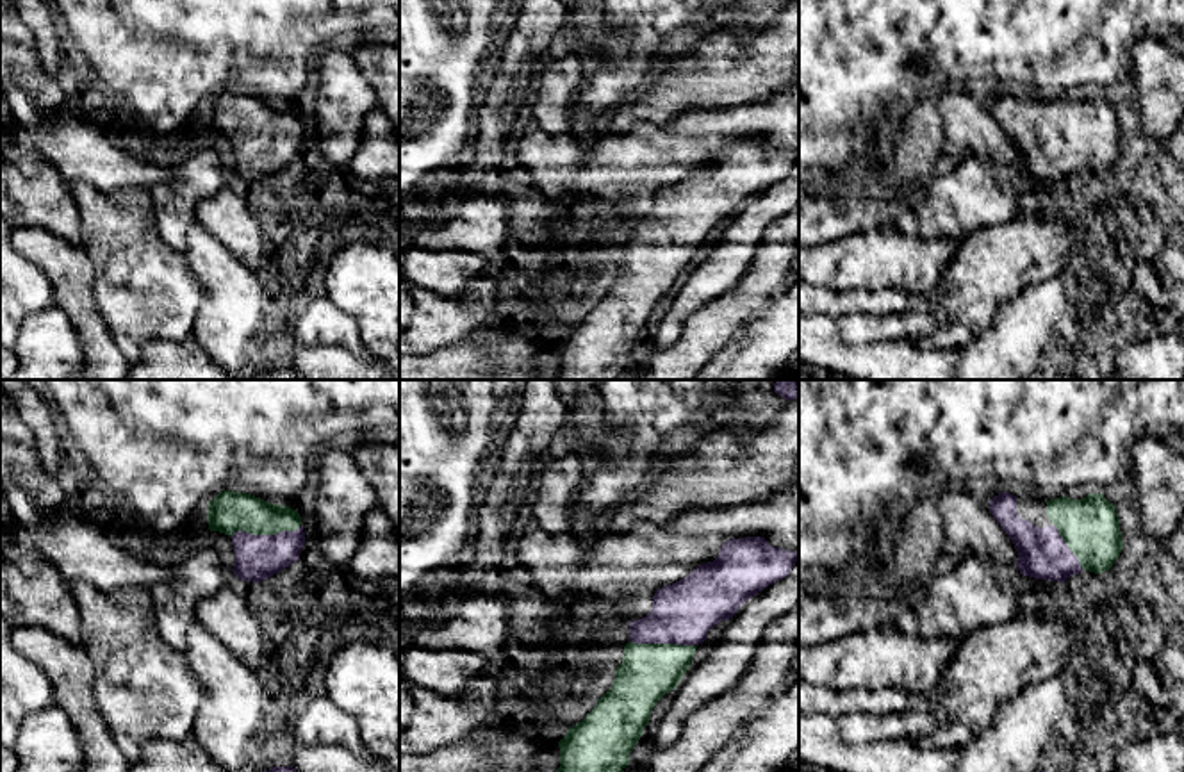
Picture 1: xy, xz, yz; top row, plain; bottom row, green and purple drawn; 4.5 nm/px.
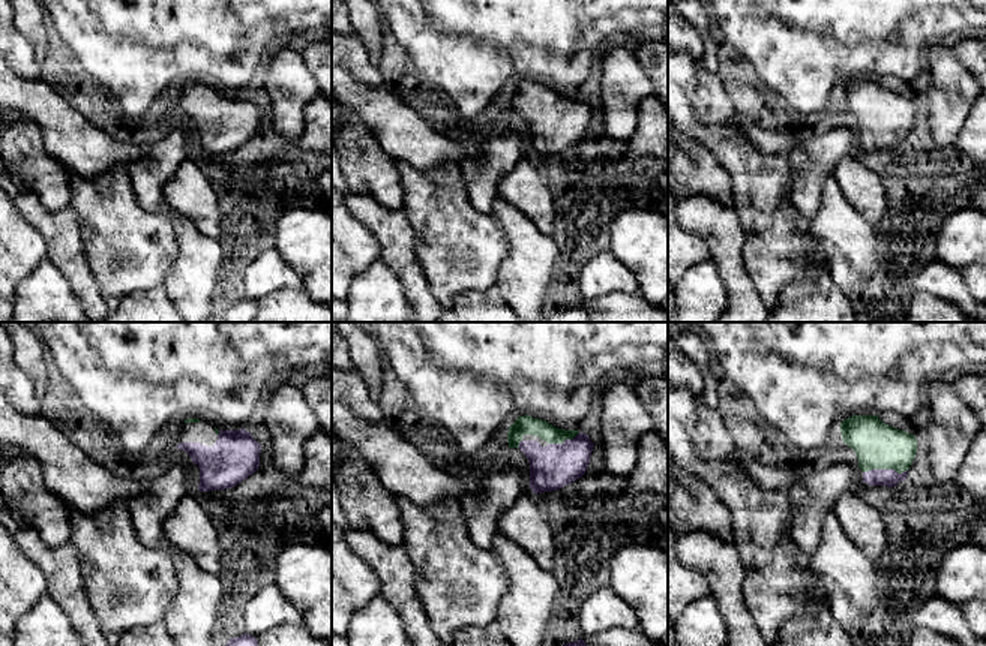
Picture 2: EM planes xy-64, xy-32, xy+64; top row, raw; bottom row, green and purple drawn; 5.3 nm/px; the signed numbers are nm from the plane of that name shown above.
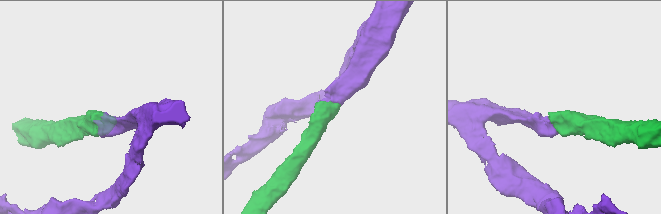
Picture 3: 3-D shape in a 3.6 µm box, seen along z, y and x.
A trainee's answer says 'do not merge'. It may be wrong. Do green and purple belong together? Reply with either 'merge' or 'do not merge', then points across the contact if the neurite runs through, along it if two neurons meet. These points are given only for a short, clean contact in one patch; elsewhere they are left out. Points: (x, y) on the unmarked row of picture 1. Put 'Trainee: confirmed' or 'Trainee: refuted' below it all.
merge; way xy (229, 113), (245, 118), (264, 134), (264, 145), (257, 157)
Trainee: refuted

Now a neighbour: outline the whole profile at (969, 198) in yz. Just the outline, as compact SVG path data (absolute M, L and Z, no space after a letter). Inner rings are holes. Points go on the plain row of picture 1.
M965 155L943 177L920 184L920 203L909 209L893 228L918 237L947 237L963 241L970 234L1007 221L1016 212L1009 189L1002 187L993 166L974 155Z

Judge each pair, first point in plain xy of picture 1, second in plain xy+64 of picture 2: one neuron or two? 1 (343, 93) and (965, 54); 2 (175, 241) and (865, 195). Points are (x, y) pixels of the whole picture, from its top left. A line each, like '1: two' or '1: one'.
1: two
2: two

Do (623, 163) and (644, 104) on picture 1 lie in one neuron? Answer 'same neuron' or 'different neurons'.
different neurons

